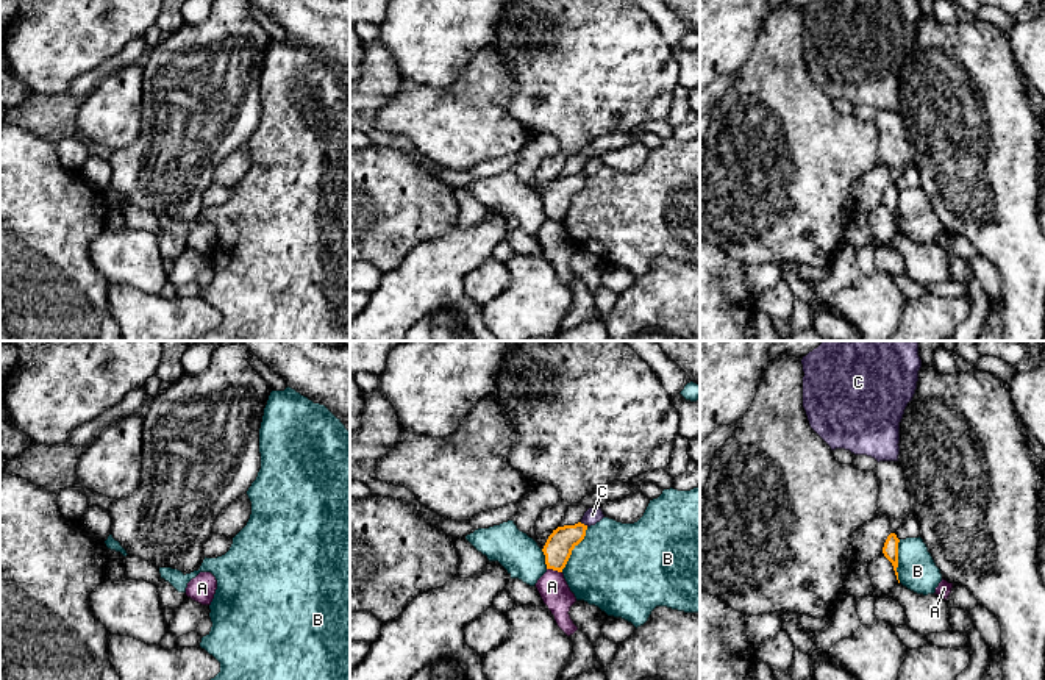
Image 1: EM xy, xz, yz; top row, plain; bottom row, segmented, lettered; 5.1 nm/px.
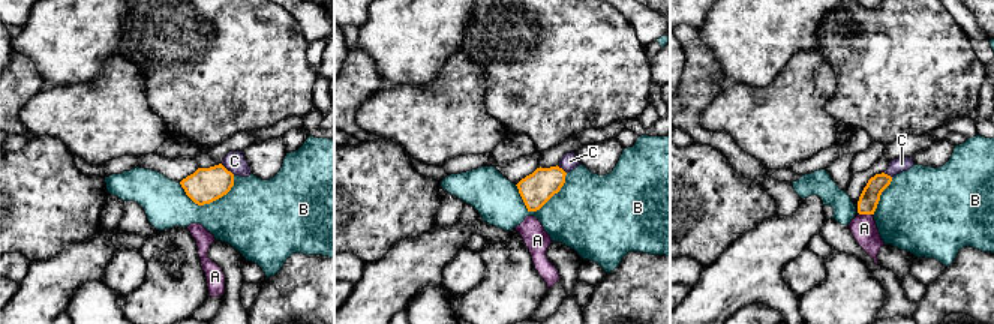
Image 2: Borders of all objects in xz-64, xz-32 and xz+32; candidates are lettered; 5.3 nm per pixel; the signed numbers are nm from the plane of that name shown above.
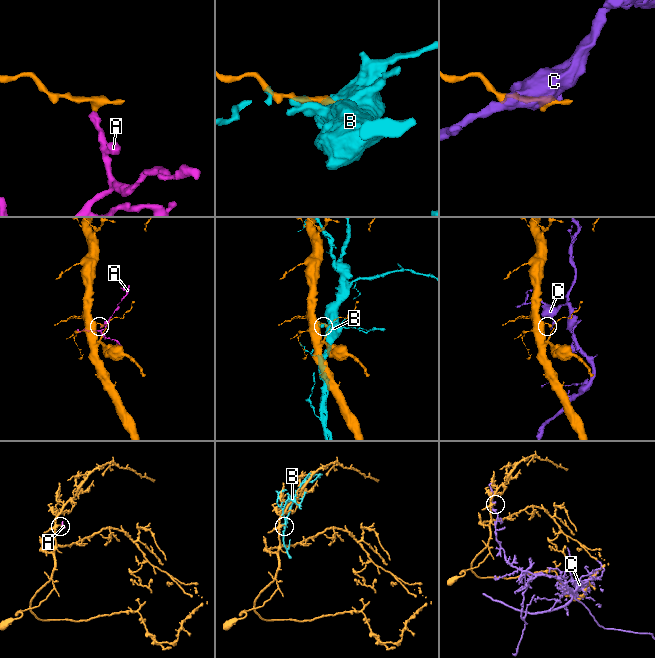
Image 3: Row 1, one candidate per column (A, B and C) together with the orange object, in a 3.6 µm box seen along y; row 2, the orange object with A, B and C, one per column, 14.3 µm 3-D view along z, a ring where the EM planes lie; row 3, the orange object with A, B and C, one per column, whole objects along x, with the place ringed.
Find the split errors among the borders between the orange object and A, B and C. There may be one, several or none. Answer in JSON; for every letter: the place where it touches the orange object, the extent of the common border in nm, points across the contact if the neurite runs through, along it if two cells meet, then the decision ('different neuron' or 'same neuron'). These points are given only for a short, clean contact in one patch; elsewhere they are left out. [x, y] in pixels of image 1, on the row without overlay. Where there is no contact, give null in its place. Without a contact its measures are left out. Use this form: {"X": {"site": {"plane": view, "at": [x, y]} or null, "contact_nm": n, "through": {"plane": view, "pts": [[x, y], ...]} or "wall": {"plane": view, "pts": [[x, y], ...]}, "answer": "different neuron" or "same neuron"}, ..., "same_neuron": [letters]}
{"A": {"site": {"plane": "xz", "at": [555, 219]}, "contact_nm": 80, "wall": {"plane": "xz", "pts": [[547, 218], [561, 222]]}, "answer": "different neuron"}, "B": {"site": {"plane": "xz", "at": [574, 197]}, "contact_nm": 280, "answer": "different neuron"}, "C": {"site": {"plane": "xz", "at": [583, 174]}, "contact_nm": 50, "wall": {"plane": "xz", "pts": [[580, 172], [588, 175]]}, "answer": "different neuron"}, "same_neuron": []}

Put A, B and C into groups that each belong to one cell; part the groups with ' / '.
A / B / C

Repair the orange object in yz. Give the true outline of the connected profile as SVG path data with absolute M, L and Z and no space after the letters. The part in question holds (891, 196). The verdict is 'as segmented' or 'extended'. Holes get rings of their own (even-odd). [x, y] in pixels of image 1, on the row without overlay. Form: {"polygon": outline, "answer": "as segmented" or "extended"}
{"polygon": "M890 183L884 192L884 197L883 197L883 203L884 206L892 213L893 216L893 220L895 220L895 225L897 225L897 230L898 230L898 222L897 222L897 217L898 217L898 192L900 189L897 188L895 183Z", "answer": "as segmented"}

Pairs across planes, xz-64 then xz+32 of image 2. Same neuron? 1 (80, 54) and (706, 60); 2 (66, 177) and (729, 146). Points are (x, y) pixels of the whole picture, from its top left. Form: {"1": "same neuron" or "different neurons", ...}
{"1": "different neurons", "2": "different neurons"}

